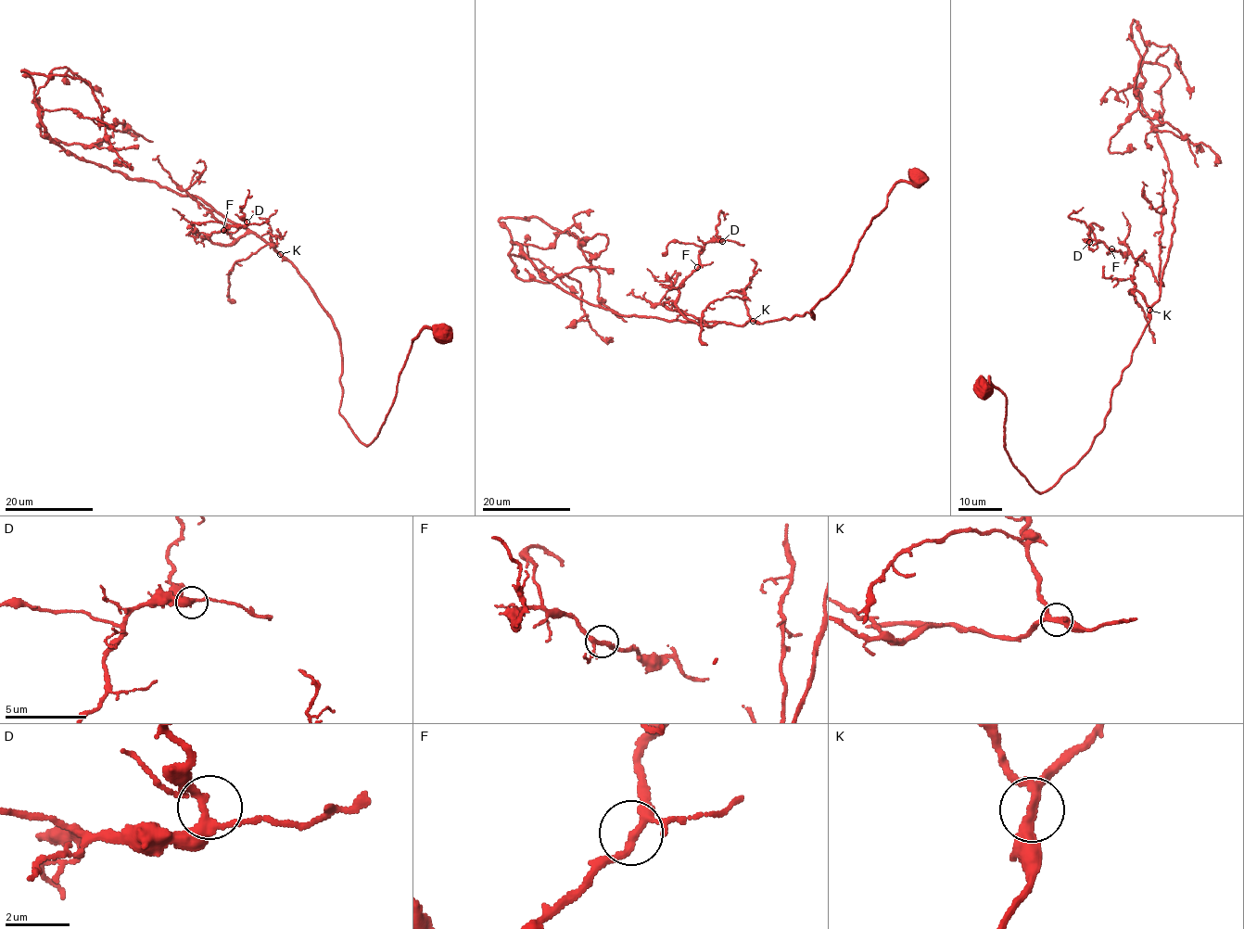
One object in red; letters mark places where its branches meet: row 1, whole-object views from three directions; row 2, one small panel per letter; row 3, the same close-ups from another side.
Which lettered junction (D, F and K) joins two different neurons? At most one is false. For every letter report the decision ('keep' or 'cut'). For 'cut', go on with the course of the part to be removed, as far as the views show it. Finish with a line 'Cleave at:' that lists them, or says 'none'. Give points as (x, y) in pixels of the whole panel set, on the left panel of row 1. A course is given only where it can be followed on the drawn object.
D: keep
F: keep
K: keep
Cleave at: none

